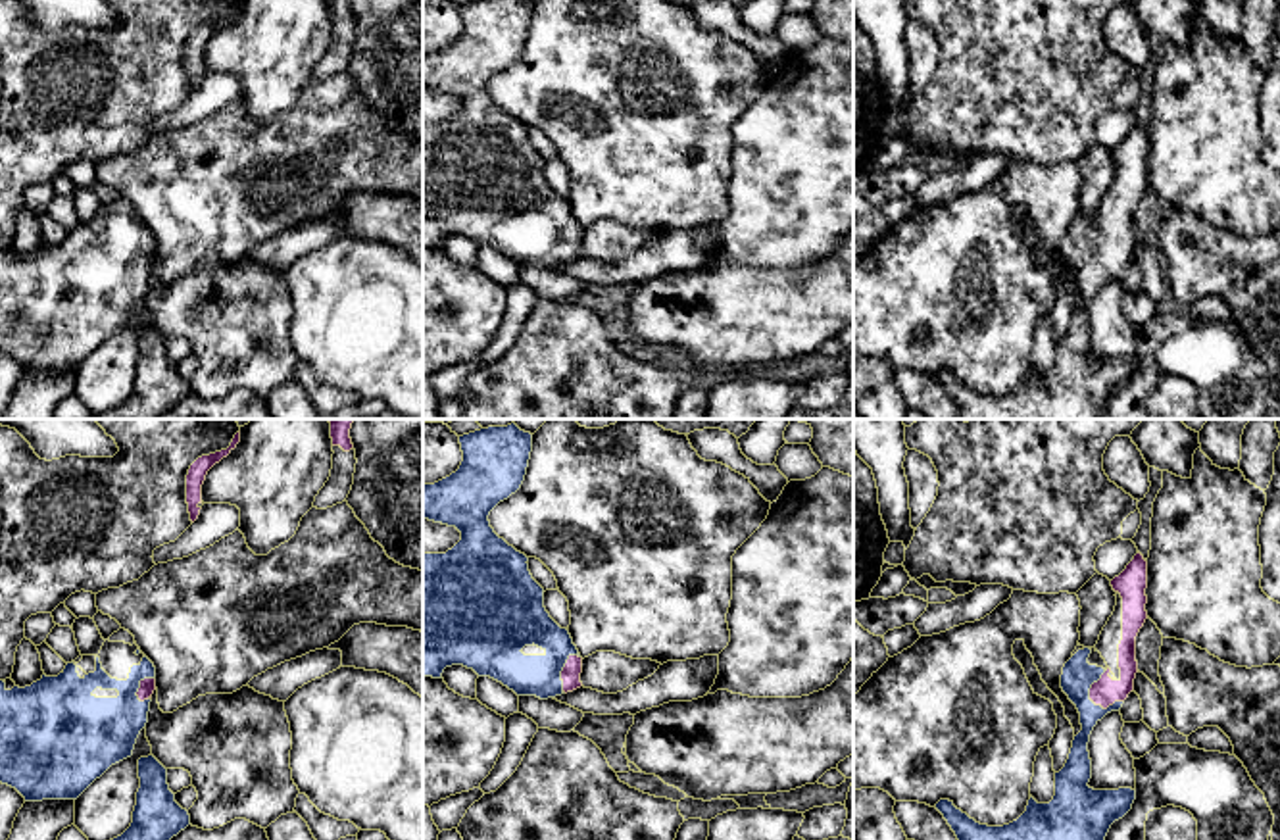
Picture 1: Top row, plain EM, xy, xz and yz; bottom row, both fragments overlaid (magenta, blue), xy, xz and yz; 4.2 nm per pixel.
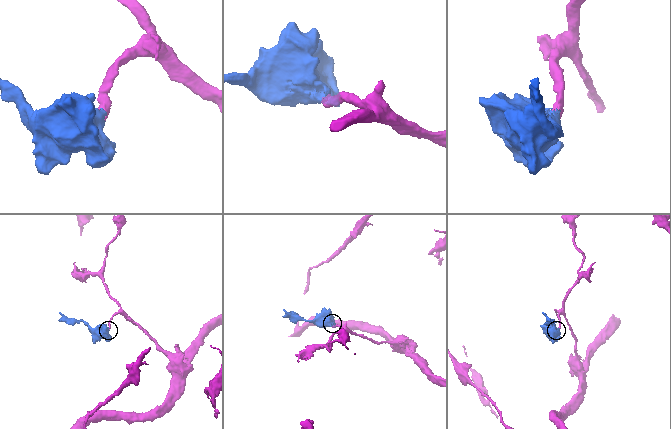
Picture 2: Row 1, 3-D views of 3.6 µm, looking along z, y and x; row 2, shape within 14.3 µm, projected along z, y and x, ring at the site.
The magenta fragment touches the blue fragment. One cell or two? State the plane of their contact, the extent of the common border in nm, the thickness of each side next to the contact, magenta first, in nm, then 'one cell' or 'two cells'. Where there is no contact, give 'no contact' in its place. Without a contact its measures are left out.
yz | 170 nm | 120/140 nm | one cell

